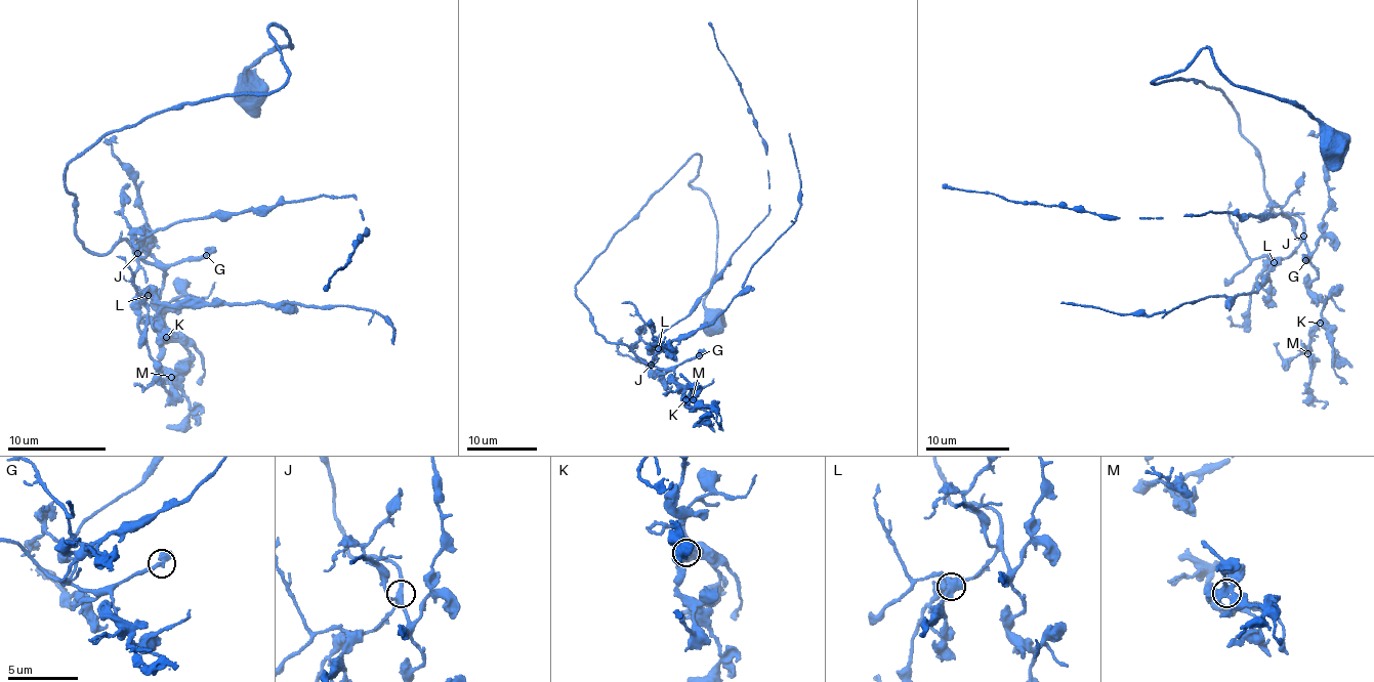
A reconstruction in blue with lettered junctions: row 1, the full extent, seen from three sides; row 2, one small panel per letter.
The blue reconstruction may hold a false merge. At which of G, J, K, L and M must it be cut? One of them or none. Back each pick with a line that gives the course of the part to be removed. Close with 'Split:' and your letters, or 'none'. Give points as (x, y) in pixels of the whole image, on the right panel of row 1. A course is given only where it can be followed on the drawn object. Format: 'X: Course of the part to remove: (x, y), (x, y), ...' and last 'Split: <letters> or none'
Split: none

